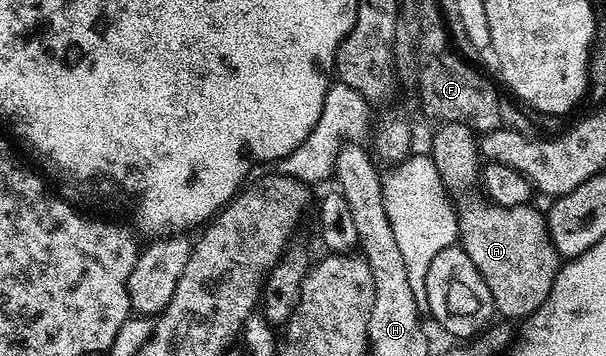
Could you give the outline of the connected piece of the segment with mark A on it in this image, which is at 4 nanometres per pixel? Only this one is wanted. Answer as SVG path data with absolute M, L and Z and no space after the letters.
M464 198L458 205L459 245L490 288L499 317L529 318L550 296L556 272L562 265L548 235L545 215L534 207L498 206L476 198Z

